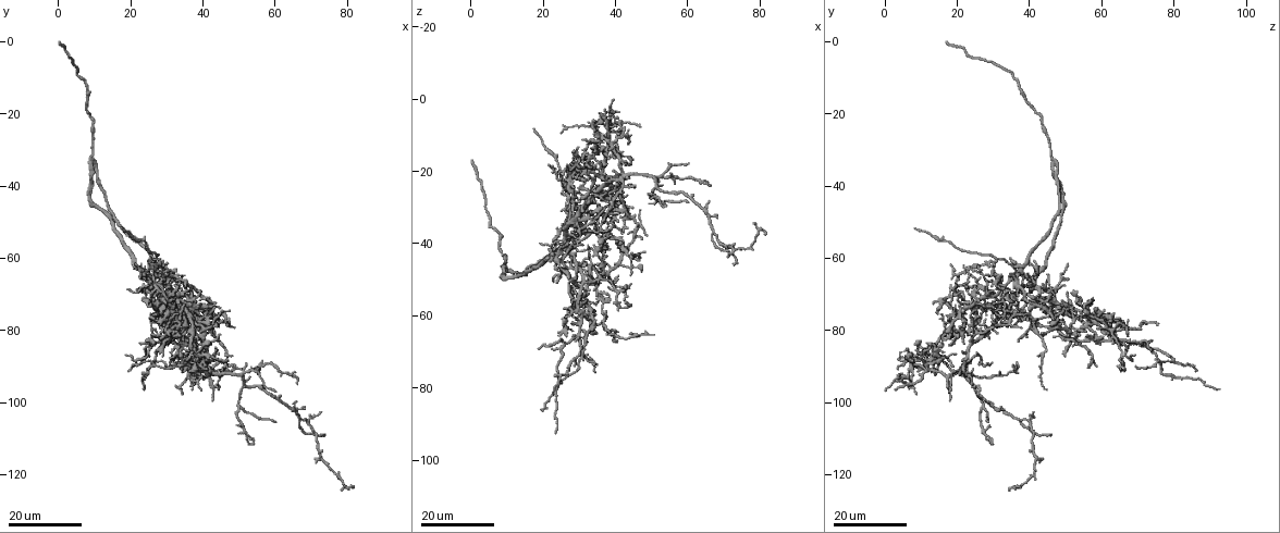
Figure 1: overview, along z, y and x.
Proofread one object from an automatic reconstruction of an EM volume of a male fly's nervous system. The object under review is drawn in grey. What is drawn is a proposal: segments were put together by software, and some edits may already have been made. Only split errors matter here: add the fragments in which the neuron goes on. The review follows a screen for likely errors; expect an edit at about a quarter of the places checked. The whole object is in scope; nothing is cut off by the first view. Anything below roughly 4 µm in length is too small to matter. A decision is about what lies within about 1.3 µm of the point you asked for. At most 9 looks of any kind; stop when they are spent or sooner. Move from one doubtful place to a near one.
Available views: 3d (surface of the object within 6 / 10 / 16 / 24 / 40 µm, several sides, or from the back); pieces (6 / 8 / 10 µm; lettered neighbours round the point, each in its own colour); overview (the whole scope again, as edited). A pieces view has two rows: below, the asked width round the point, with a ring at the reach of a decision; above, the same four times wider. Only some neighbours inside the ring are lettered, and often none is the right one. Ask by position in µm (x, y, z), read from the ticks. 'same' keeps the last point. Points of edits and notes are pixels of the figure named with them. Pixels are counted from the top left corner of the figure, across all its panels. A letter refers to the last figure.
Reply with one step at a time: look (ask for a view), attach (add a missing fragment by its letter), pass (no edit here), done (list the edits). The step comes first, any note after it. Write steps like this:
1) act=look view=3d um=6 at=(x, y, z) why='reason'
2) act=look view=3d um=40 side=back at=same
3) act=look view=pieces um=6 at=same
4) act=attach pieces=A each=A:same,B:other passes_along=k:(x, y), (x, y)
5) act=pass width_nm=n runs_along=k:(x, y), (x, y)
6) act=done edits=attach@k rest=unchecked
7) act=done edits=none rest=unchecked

act=look view=3d um=16 at=(43.0, 100.0, 18.0) why='thin end'

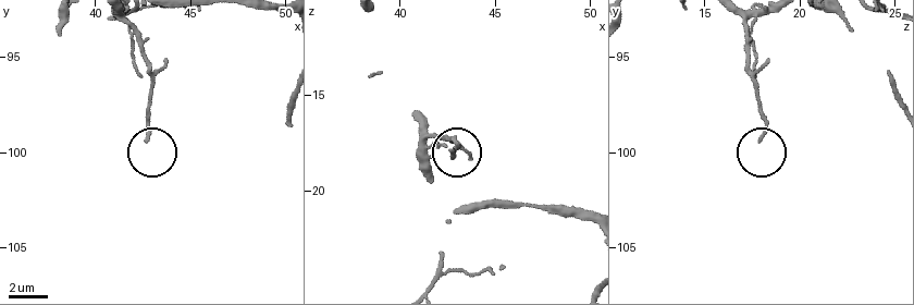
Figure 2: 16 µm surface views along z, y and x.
act=look view=3d um=10 at=(42.8, 99.3, 18.0)

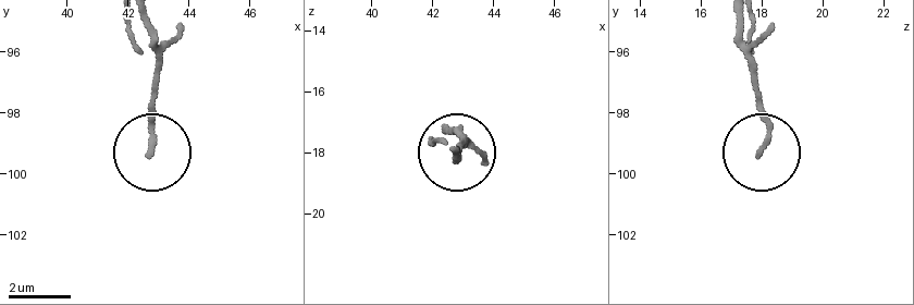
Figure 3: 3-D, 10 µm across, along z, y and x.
act=look view=pieces um=8 at=(42.7, 99.3, 18.0)

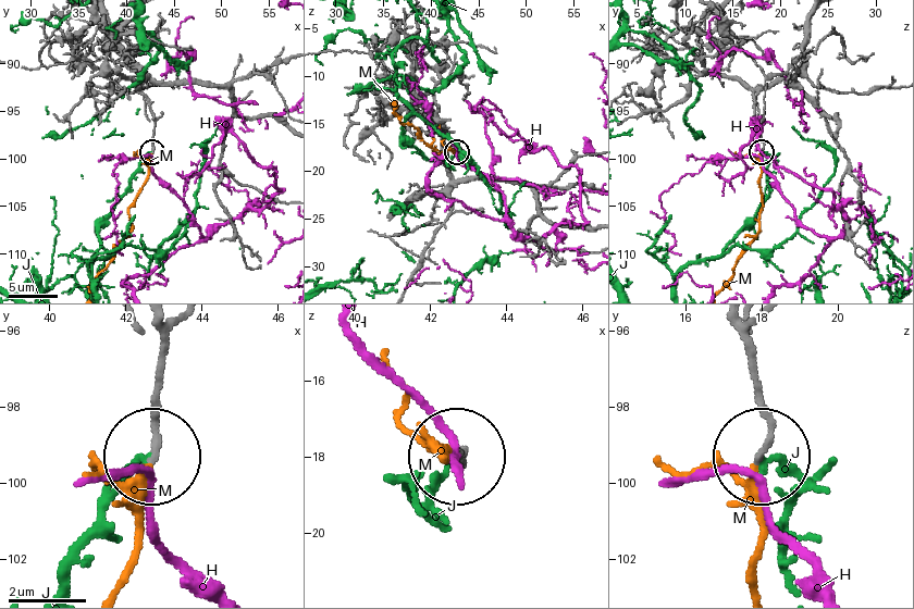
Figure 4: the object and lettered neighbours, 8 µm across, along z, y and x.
act=attach pieces=M each=H:other,J:other,M:same passes_along=4:(749, 363), (768, 438), (758, 463), (758, 584) found='it goes on there'

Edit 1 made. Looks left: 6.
act=look view=overview

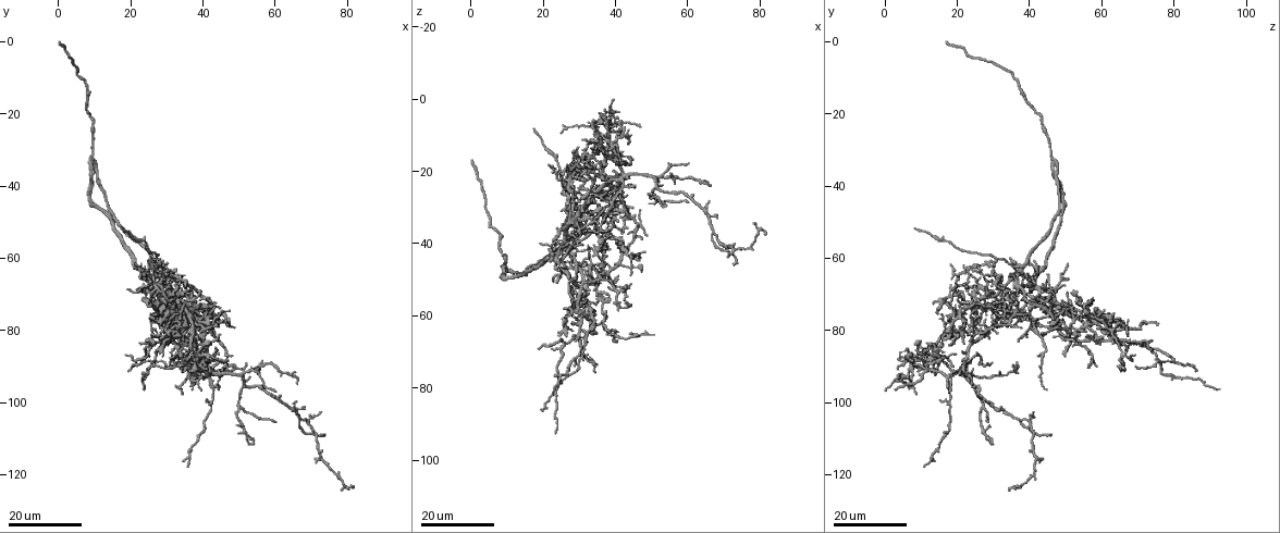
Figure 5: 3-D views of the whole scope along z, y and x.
act=look view=3d um=16 at=(0.0, 0.0, 17.5) why='free end'

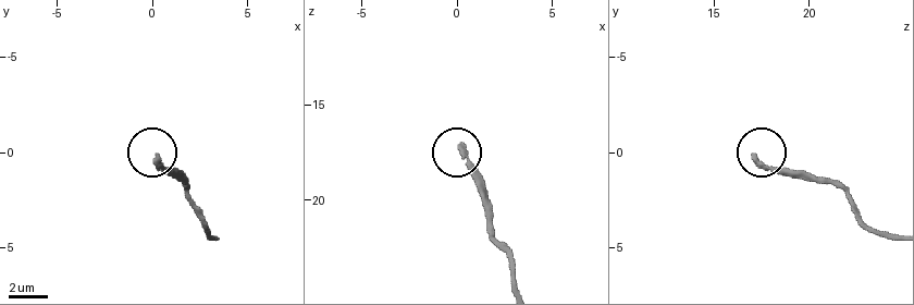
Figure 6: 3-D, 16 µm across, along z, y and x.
act=look view=pieces um=6 at=(0.4, 0.3, 17.2) why='see the neighbours'

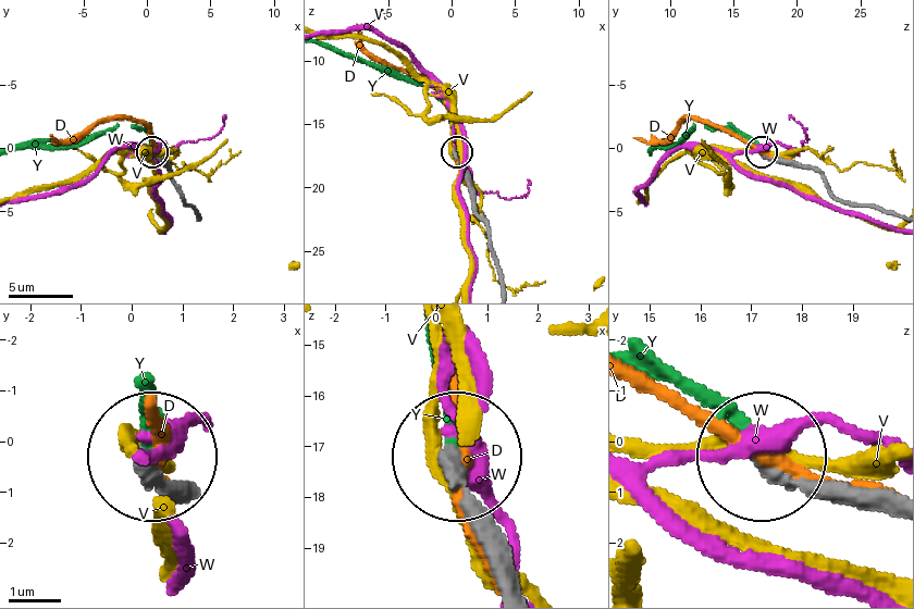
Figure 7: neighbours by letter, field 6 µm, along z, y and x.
act=attach pieces=Y each=D:other,V:other,W:other,Y:same found='the neuron continues'

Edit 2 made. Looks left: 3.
act=look view=3d um=24 at=(22.0, 62.5, 41.5) why='branch stops here'

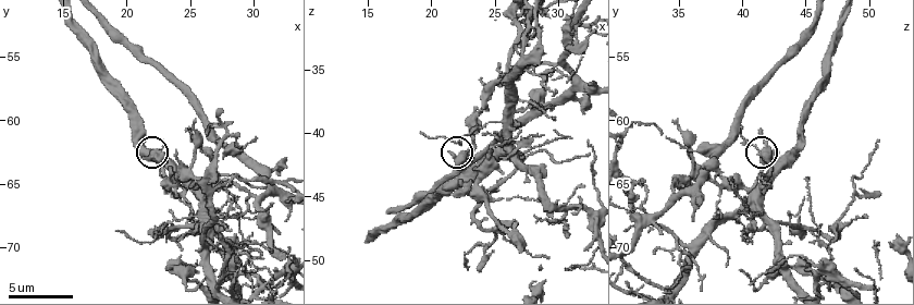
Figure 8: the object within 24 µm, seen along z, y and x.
act=look view=pieces um=8 at=(21.6, 63.2, 41.6)

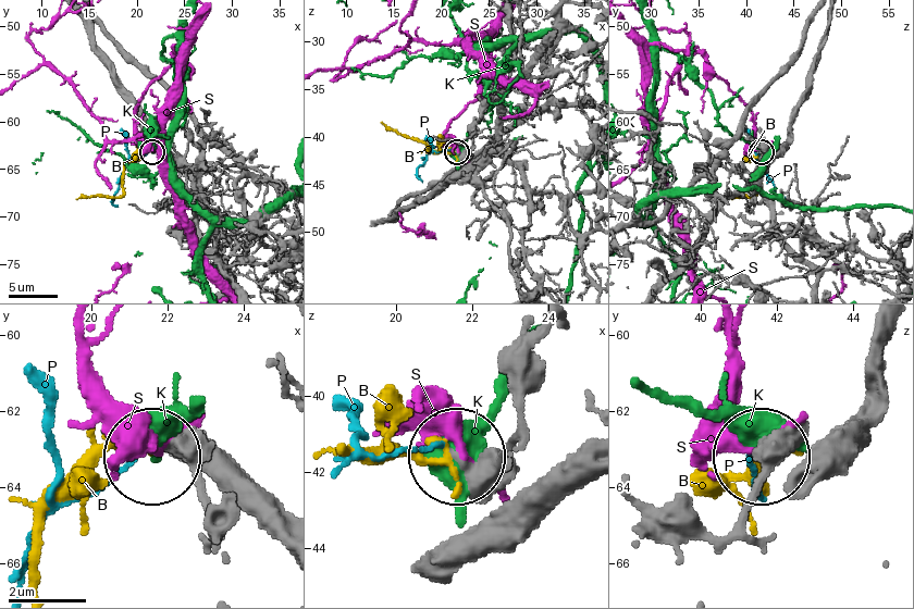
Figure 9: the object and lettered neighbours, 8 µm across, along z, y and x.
act=pass width_nm=250 each=B:other,K:other,P:other,S:other runs_along=9:(575, 448), (526, 487), (461, 461) found='no lettered fragment goes on from it'

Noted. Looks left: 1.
act=done edits=attach@4,attach@7 rest=unchecked

